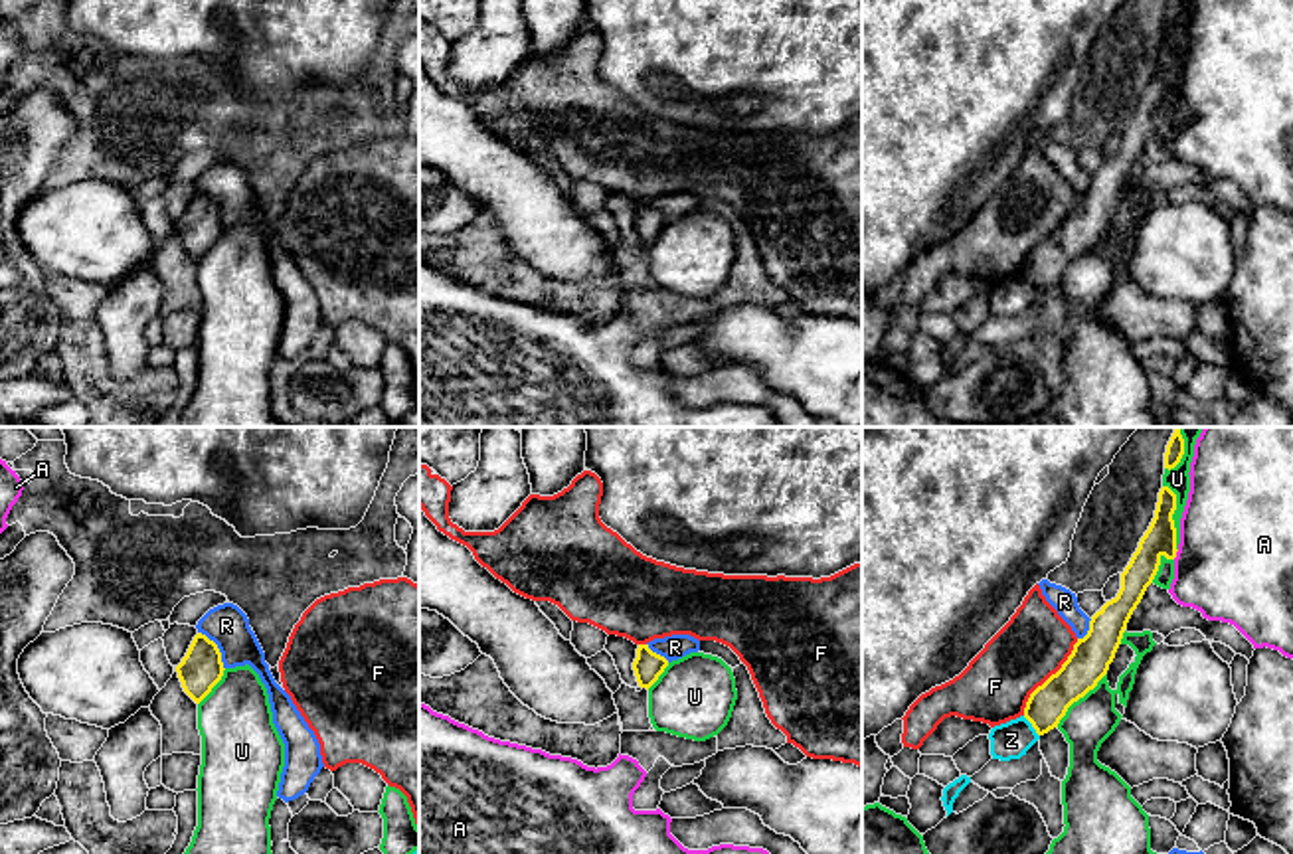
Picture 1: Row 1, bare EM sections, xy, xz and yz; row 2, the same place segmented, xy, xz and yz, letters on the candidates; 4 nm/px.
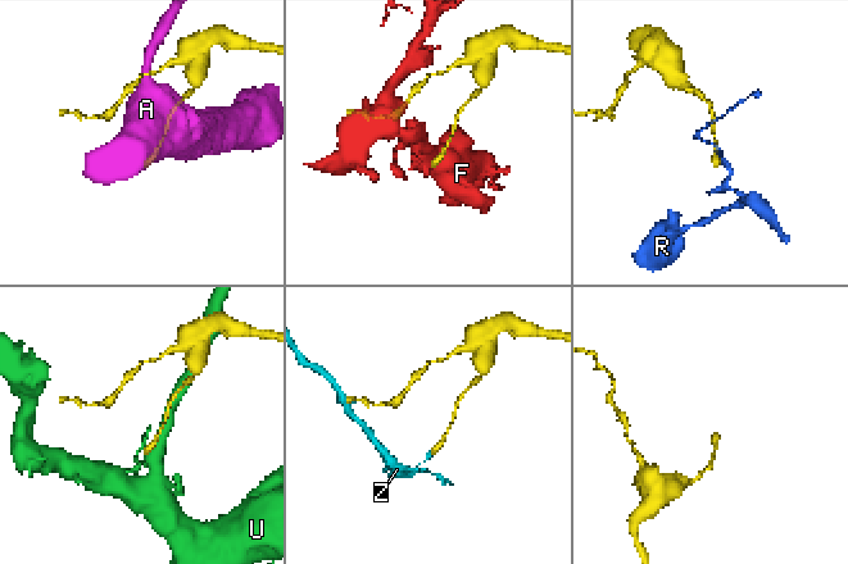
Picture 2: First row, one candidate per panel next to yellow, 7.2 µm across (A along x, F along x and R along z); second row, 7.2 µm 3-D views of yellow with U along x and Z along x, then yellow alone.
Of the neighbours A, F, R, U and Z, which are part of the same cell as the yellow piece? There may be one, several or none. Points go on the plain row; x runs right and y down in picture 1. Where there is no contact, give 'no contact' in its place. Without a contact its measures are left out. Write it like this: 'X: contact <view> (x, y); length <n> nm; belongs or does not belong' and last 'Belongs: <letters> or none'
A: contact yz (1175, 111); length 50 nm; does not belong
F: contact yz (1050, 234); length 380 nm; does not belong
R: contact xy (218, 206); length 190 nm; does not belong
U: contact yz (1171, 74); length 280 nm; does not belong
Z: contact yz (1033, 283); length 110 nm; does not belong
Belongs: none

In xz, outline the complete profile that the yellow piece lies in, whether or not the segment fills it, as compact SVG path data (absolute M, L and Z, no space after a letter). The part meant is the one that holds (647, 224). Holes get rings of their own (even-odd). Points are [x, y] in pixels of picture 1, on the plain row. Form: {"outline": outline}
{"outline": "M639 202L633 227L641 245L650 245L658 233L668 223L668 217L648 206L648 202Z"}

